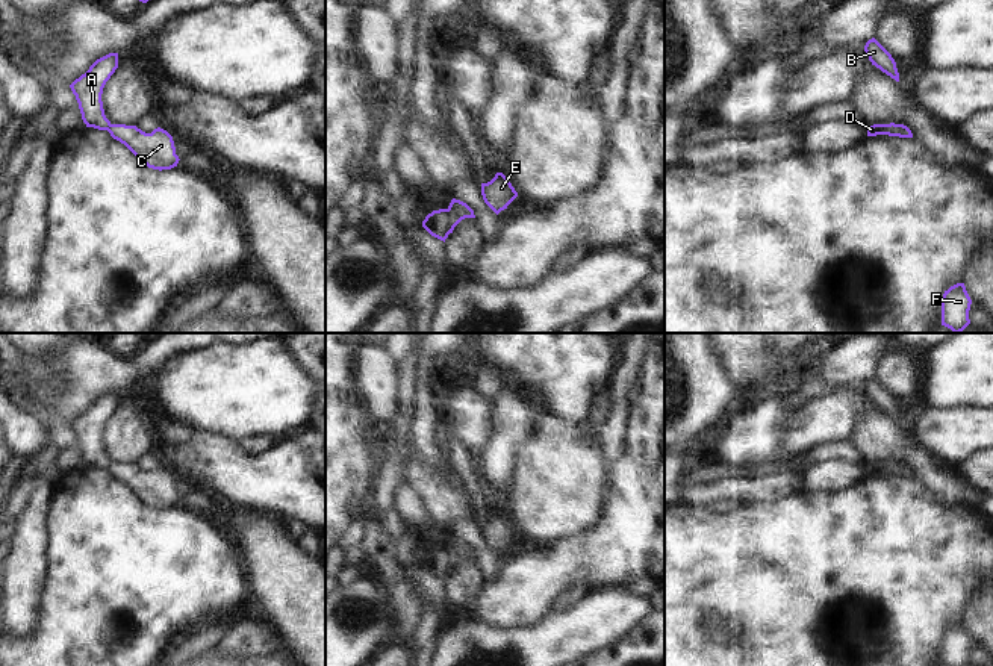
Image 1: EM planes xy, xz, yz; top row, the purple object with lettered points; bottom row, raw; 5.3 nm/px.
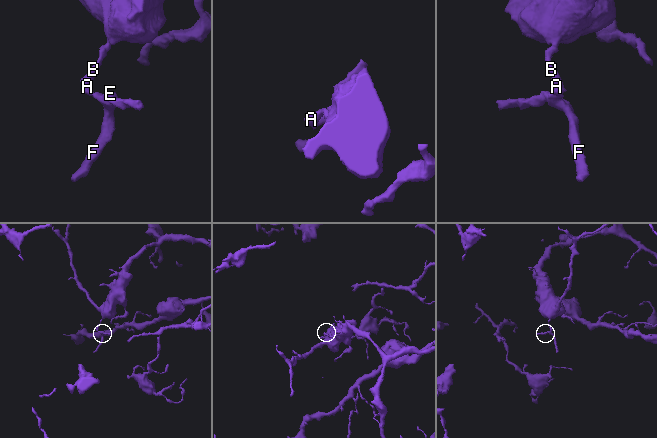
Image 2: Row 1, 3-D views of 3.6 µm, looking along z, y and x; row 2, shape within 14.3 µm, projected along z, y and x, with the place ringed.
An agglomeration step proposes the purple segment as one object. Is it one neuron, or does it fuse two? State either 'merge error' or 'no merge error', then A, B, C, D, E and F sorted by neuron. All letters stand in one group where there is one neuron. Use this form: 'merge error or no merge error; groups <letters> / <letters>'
merge error; groups A B / C D E F

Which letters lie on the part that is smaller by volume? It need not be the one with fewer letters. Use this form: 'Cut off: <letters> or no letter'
Cut off: C, D, E, F

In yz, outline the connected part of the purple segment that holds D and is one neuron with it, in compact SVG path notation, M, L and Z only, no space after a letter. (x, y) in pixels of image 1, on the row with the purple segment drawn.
M873 124L866 127L867 136L889 135L899 138L913 138L911 130L904 124Z

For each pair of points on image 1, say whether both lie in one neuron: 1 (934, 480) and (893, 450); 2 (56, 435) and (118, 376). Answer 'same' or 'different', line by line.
1: same
2: different

